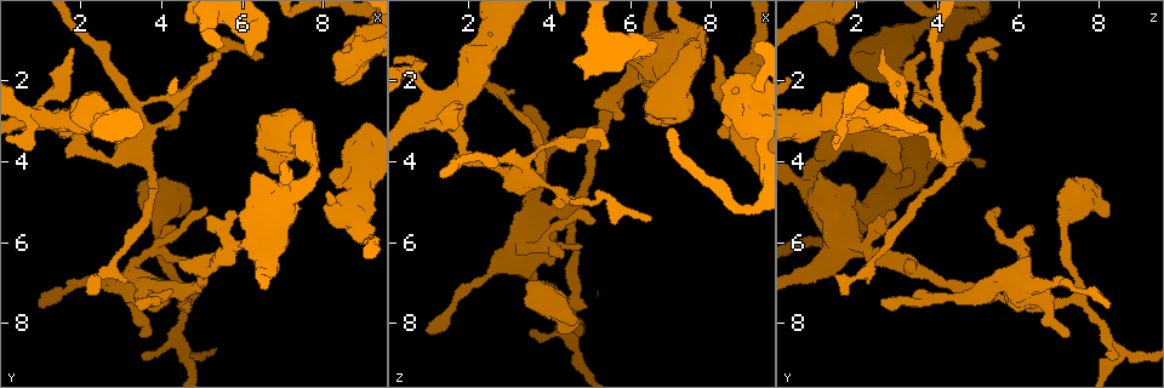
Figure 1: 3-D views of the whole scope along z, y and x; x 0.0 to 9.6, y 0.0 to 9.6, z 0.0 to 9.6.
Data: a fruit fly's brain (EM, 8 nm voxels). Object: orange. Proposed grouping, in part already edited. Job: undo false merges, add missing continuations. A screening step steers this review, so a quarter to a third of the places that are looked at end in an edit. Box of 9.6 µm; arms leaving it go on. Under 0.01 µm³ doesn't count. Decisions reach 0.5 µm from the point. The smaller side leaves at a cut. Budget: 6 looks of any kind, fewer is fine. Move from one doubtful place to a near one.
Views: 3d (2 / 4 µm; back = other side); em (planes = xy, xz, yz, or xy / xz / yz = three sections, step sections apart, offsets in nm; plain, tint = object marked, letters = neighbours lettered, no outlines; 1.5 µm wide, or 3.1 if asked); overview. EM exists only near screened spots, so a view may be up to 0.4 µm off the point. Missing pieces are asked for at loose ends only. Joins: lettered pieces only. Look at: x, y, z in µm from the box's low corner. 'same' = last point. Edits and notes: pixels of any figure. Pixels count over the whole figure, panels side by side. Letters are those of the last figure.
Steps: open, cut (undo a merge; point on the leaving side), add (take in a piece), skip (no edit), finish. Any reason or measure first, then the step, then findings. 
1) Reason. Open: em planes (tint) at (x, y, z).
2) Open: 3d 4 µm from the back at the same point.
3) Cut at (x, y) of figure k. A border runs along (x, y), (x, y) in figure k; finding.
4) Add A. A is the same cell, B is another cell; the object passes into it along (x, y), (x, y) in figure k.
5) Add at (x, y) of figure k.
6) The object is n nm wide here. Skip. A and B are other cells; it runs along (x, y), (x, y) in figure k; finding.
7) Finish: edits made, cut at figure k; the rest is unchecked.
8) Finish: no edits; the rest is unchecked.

Calibre changes. Open: em xz step 8 (tint) at (1.65, 1.70, 2.70).

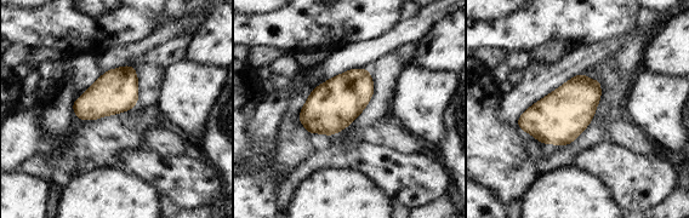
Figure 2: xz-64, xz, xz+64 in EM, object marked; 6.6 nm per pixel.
Open: em planes (letters) at the same point.

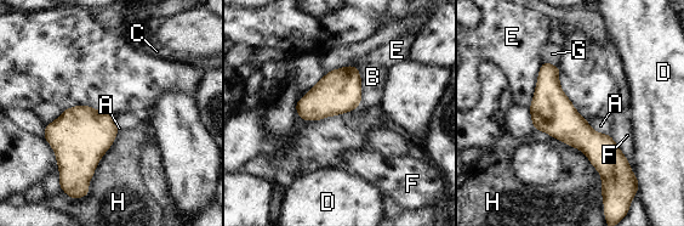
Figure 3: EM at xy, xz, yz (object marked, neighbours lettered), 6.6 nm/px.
The object is 160 nm wide here; the longest contact is with H, 550 nm. Skip. A, B, C, D, E, F, G and H are other cells; one neuron here.

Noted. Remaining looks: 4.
An open end. Open: em planes (letters) at (6.15, 1.35, 1.50).

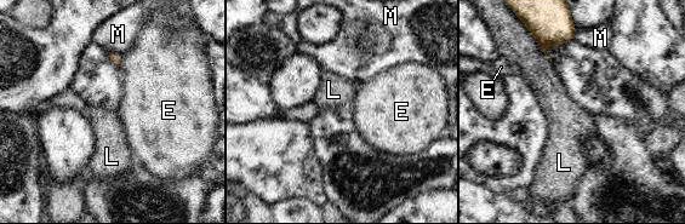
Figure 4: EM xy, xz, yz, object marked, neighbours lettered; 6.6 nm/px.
Skip. E, L and M are other cells; a border runs along (523, 23), (551, 62) in figure 4; none of them fits.

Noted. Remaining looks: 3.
A fork. Open: 3d 2 µm at (4.70, 7.35, 7.50).

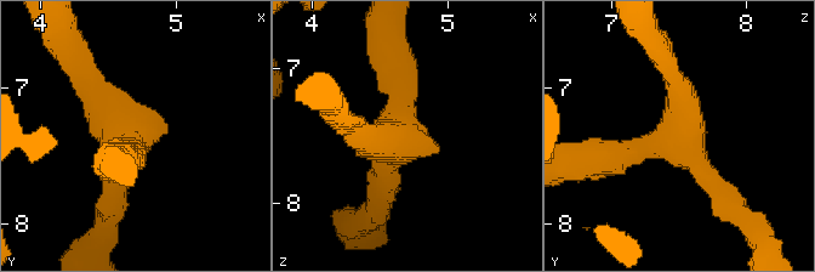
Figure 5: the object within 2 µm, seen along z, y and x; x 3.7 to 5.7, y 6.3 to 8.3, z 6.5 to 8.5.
3 arms meet here; the arms are 200, 200, 280 nm wide; need the tissue. Open: em yz step 4 (tint) at (4.64, 7.36, 7.46).

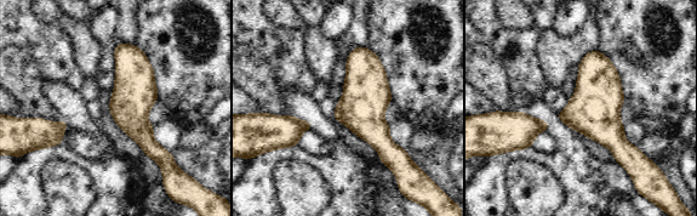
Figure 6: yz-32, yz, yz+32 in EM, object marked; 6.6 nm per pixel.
Another direction. Open: em planes (letters) at the same point.

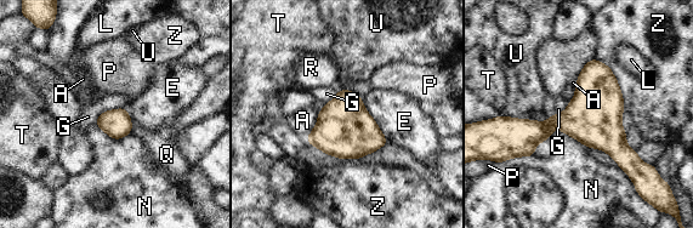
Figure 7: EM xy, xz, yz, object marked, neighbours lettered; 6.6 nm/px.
The object is 360 nm wide here. Skip. A, E, G, L, N, P, Q, R, T, U and Z are other cells; all the same neuron.

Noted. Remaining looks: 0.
Finish: no edits; the rest is unchecked.

